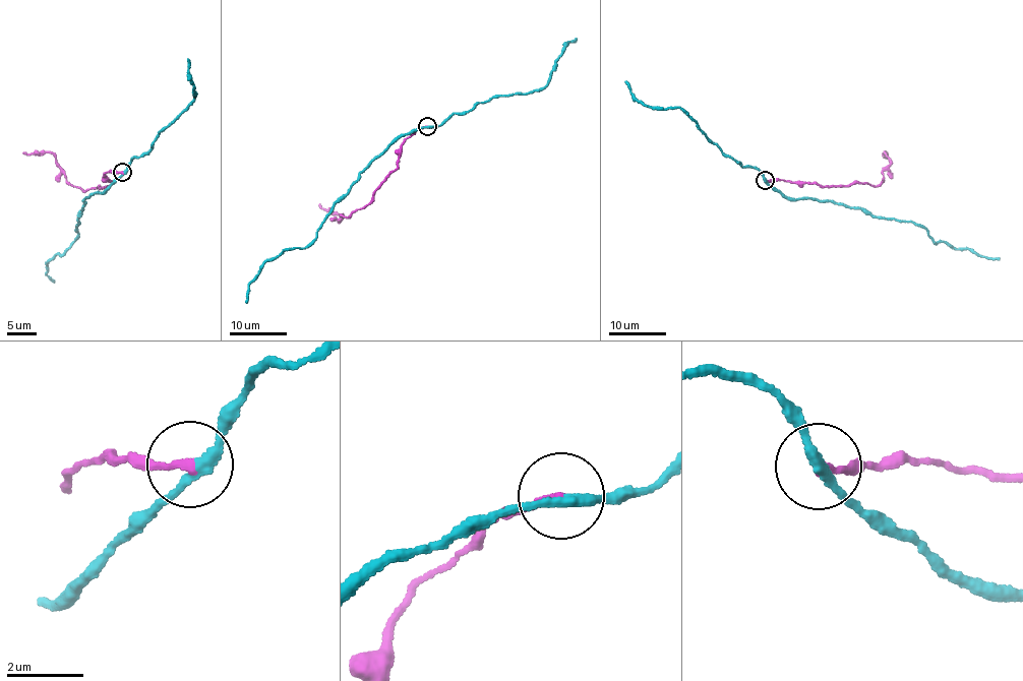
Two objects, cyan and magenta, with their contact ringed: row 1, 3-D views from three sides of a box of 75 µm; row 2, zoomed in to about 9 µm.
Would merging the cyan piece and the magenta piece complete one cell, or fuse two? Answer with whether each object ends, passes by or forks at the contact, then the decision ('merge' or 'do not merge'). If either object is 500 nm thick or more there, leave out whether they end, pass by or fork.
cyan passes by; magenta ends; do not merge

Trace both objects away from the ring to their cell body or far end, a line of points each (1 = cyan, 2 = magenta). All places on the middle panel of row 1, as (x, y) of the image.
1: (427, 126), (395, 138), (333, 205), (317, 237), (263, 264), (248, 285), (245, 302)
2: (427, 126), (401, 145), (400, 162), (368, 204), (350, 217), (340, 215), (340, 222), (341, 214), (320, 203)

